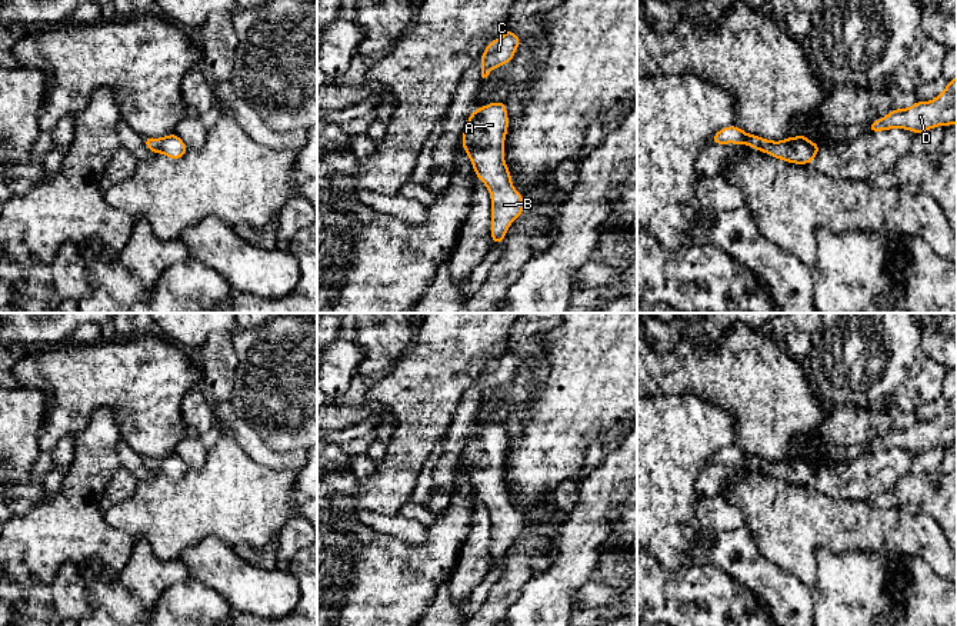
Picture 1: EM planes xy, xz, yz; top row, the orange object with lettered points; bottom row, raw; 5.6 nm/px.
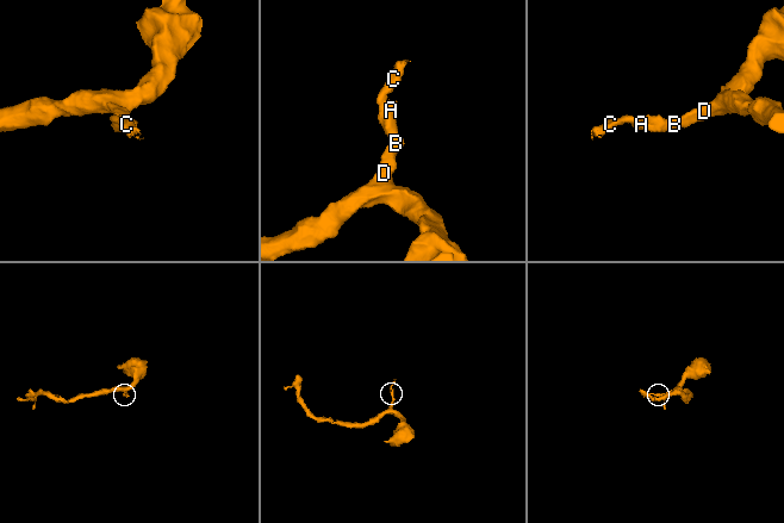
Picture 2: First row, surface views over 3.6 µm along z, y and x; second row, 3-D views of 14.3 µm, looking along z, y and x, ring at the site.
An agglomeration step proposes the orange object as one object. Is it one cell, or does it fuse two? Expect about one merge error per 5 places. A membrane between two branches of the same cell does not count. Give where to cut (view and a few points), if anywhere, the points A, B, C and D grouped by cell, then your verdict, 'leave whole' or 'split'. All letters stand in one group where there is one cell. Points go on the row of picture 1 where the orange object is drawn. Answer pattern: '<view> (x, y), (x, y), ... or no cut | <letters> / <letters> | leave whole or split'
no cut | A B C D | leave whole

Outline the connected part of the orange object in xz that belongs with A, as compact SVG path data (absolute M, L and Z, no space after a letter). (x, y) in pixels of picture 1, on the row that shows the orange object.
M498 100L480 110L474 109L461 136L461 146L474 167L476 177L490 193L493 246L506 239L514 219L526 210L523 194L514 189L504 163L507 129L507 107Z

